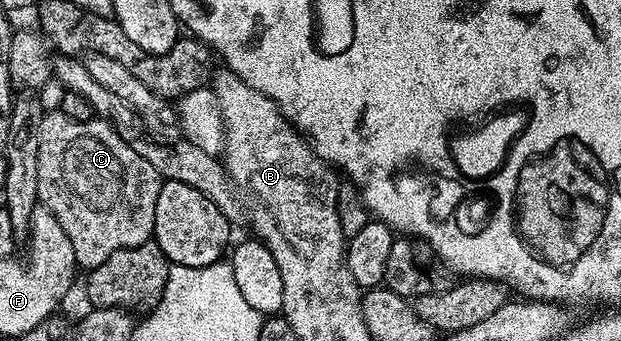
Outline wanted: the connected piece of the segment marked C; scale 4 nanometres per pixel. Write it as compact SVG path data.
M59 111L45 112L42 123L38 123L38 195L39 204L46 206L50 215L58 219L58 224L62 231L66 231L66 239L70 239L70 247L74 247L77 266L85 270L98 267L98 263L105 261L109 255L114 255L114 251L122 251L126 247L138 247L142 243L153 240L154 237L154 207L158 207L158 191L160 190L162 179L134 147L130 147L116 133L116 130L103 119L93 119L90 121L75 121Z

